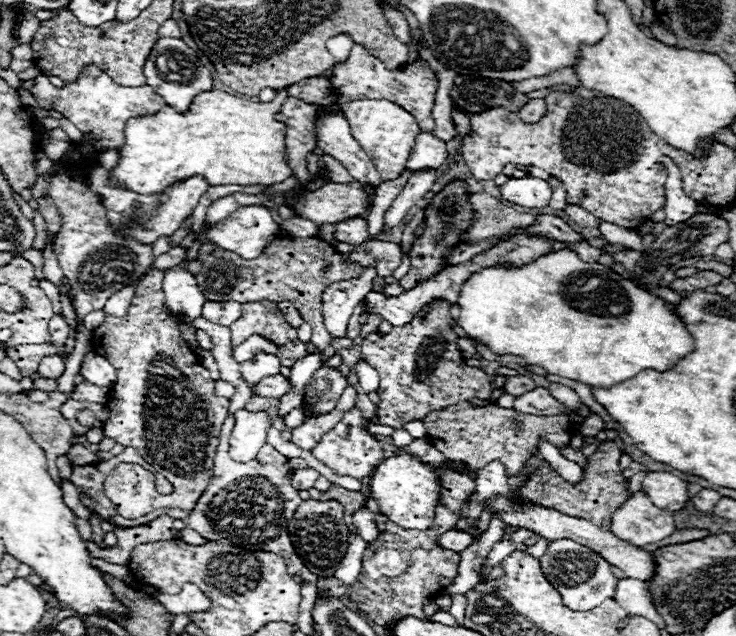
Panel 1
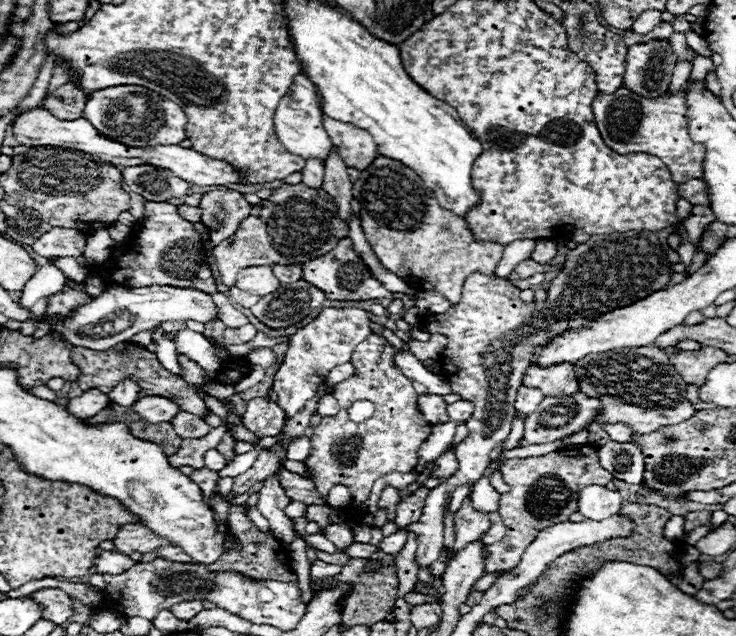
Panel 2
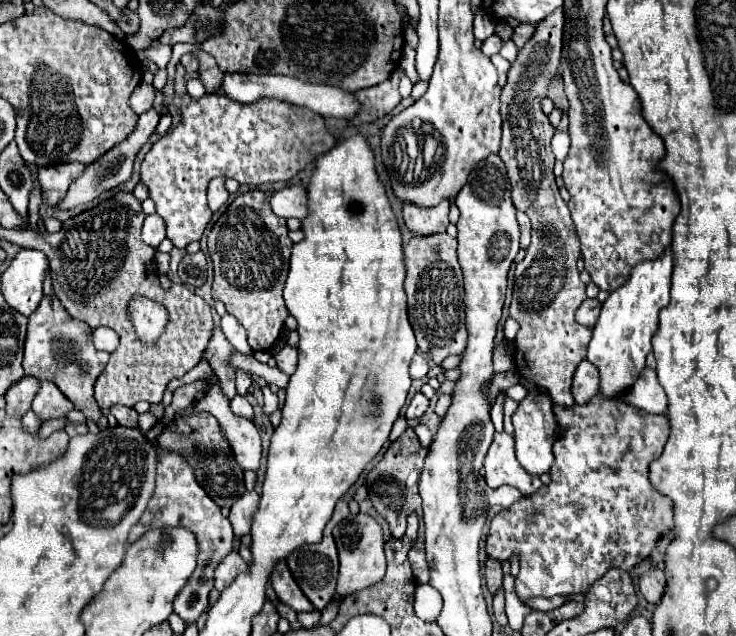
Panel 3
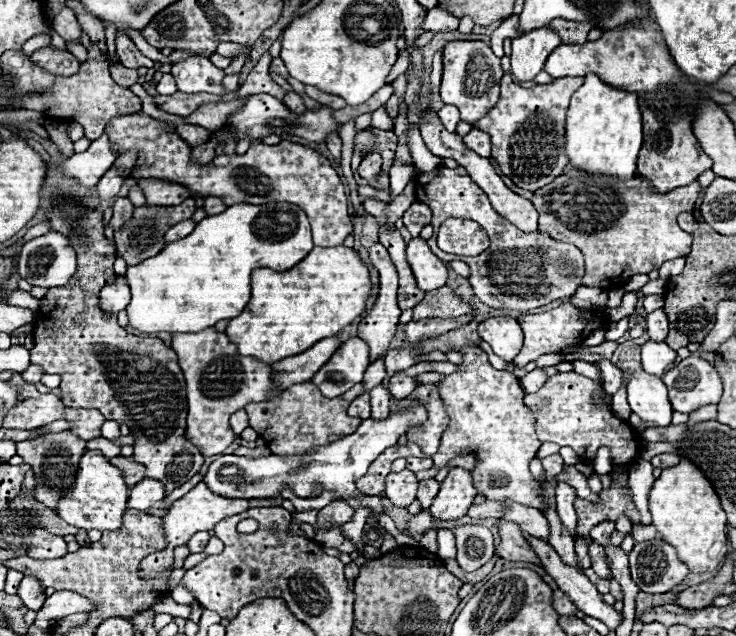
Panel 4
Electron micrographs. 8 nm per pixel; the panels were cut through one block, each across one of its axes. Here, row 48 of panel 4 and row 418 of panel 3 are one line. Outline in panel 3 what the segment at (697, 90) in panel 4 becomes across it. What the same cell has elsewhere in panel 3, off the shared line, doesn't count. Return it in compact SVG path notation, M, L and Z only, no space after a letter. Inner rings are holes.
M594 396L588 404L574 404L572 408L564 408L564 406L556 406L552 404L552 412L556 412L556 422L560 424L558 430L558 438L556 444L552 448L554 454L554 474L552 474L552 482L548 486L542 486L540 492L536 492L536 496L524 496L522 500L514 502L510 508L498 512L492 522L490 522L490 530L486 536L486 556L504 562L510 560L512 556L518 556L520 560L520 574L515 578L515 591L520 598L532 598L532 596L544 596L544 598L552 598L552 596L568 596L568 594L586 594L588 588L602 578L610 568L620 568L630 572L634 566L638 566L644 558L648 558L652 554L652 550L656 548L656 542L668 534L672 530L672 500L668 500L666 496L660 496L656 492L656 488L652 488L652 482L648 480L648 468L650 462L656 460L670 436L670 428L668 428L668 418L664 414L648 414L648 412L640 412L638 408L632 408L630 404L624 404L622 400L614 400L614 398L600 398Z

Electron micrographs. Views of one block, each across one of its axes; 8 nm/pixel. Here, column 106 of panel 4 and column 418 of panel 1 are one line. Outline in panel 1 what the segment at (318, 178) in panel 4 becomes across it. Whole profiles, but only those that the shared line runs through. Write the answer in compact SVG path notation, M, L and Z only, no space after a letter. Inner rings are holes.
M352 100L342 106L342 112L350 124L352 136L356 138L360 148L364 148L364 152L370 156L372 164L382 176L382 182L400 178L416 142L416 136L420 134L416 118L390 100Z

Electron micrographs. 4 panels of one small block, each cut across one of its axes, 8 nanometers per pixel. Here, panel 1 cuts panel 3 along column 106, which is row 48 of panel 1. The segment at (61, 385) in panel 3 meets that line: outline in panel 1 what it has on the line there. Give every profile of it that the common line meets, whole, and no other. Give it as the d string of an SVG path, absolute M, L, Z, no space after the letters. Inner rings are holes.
M354 44L352 52L350 52L350 58L344 64L338 64L334 68L334 78L330 82L340 92L338 102L326 106L332 114L340 114L336 110L338 104L346 104L346 102L356 100L356 98L384 98L384 100L396 102L404 110L408 110L416 118L416 122L420 124L422 132L432 132L434 130L432 106L434 106L434 94L438 90L438 80L436 80L436 74L428 68L428 64L420 58L412 66L404 66L404 68L398 68L398 70L386 70L384 64L378 58L368 56L362 46Z

